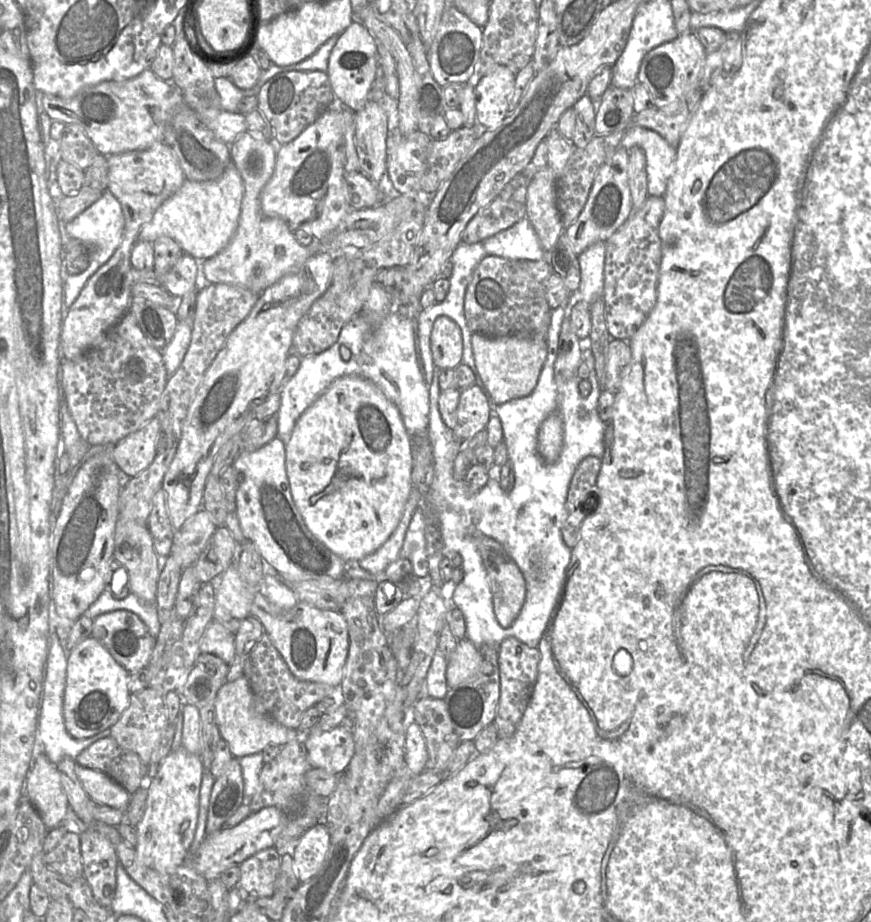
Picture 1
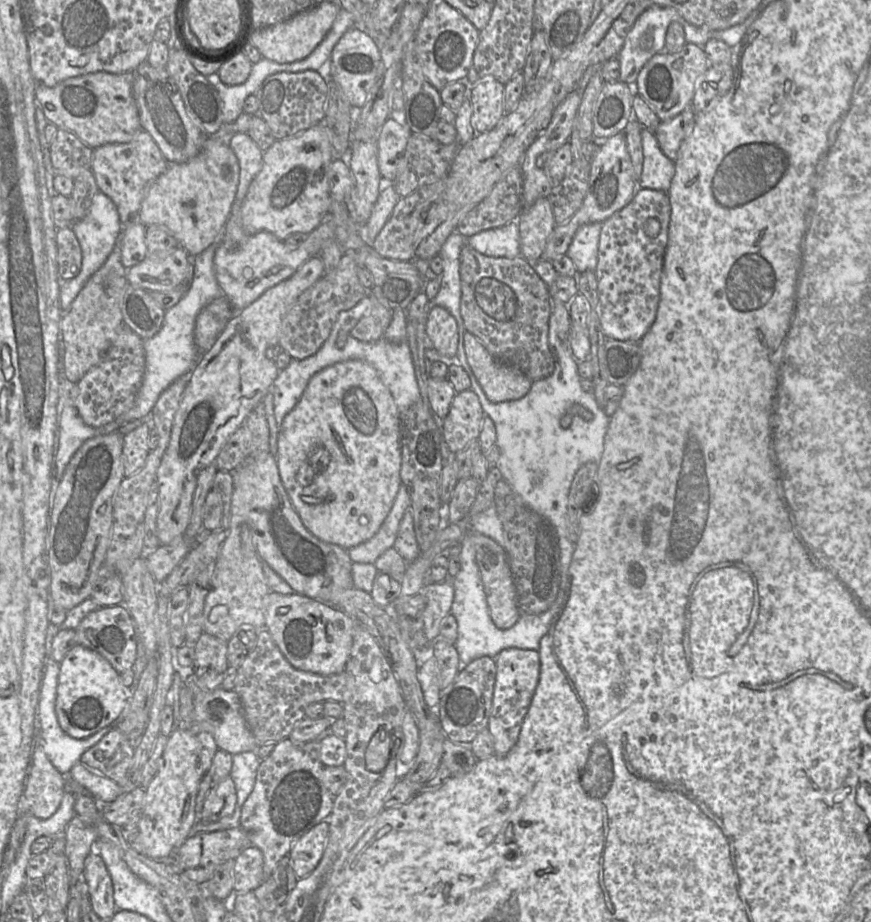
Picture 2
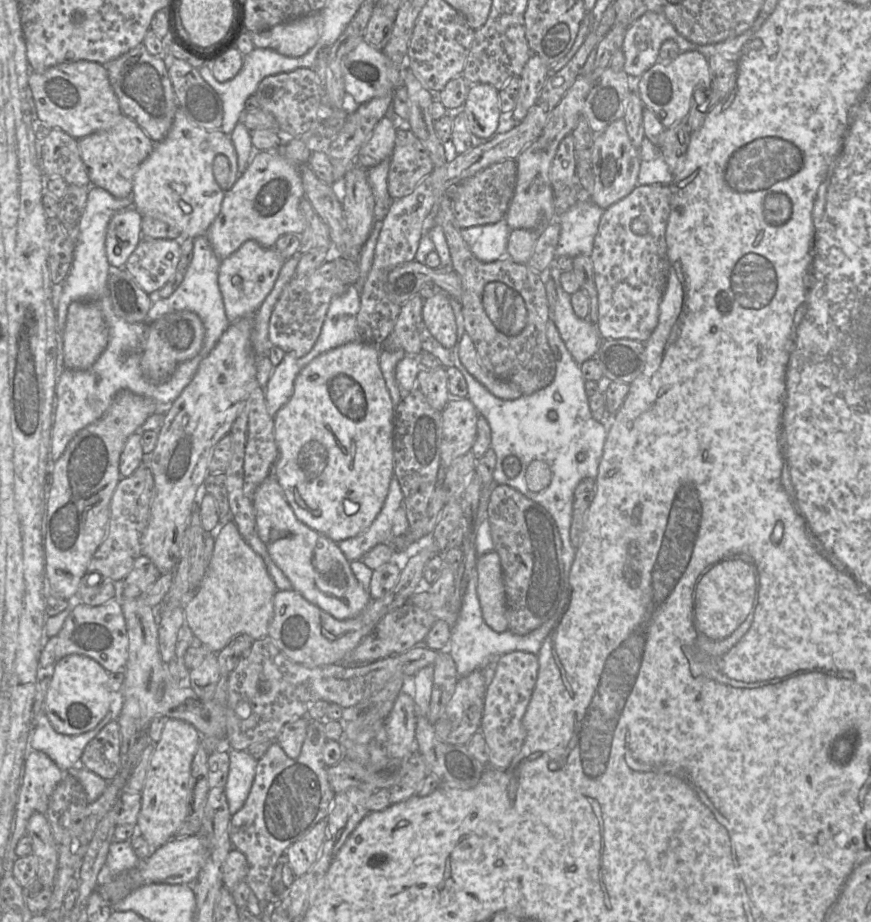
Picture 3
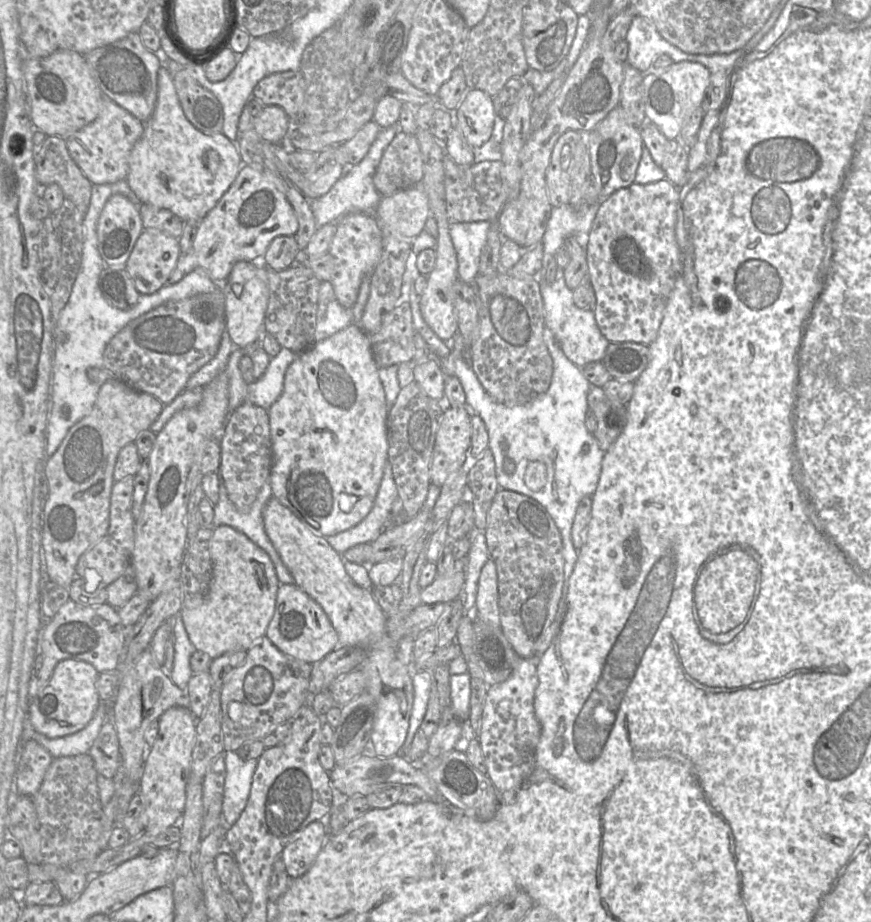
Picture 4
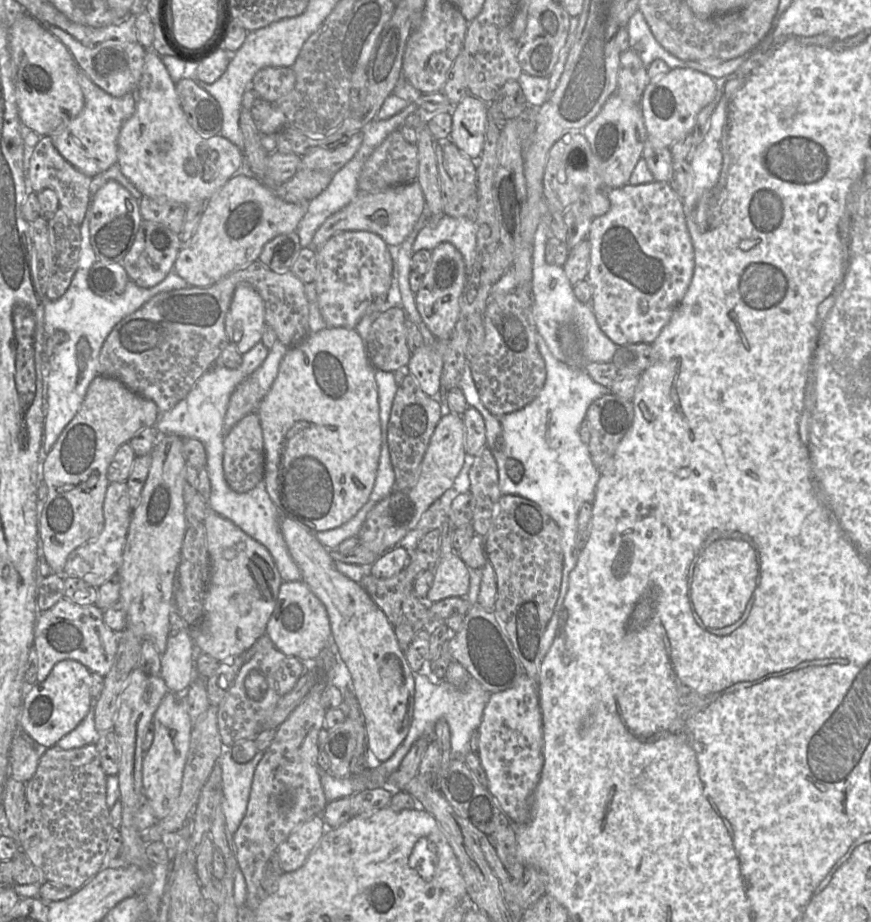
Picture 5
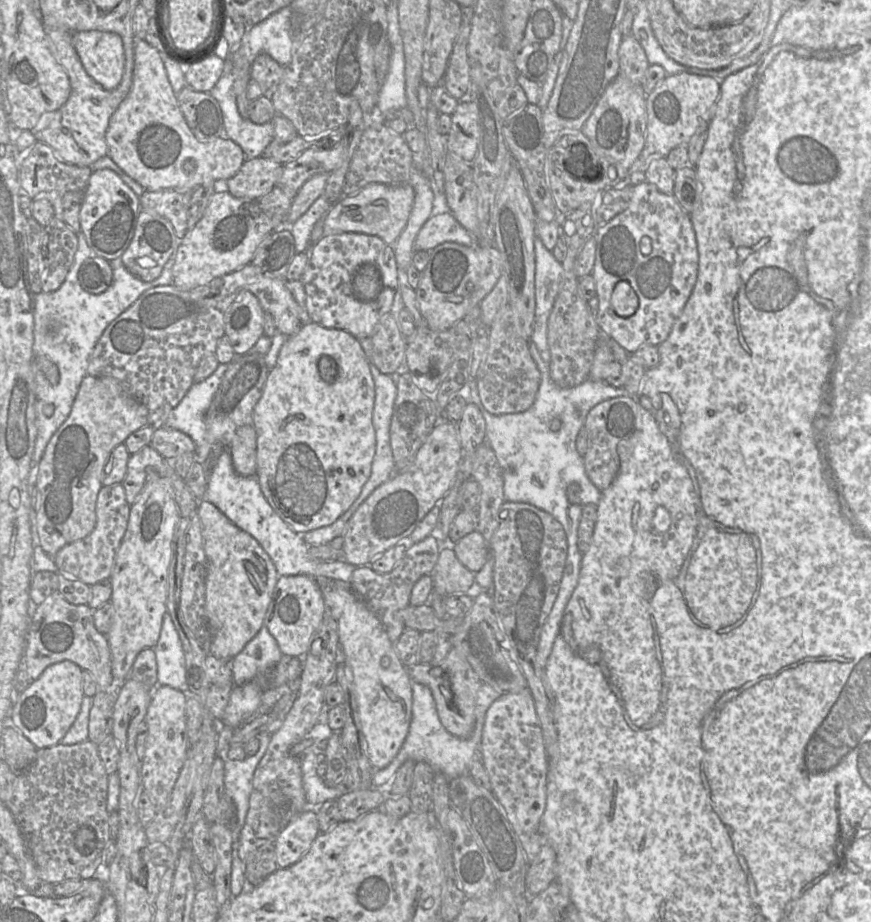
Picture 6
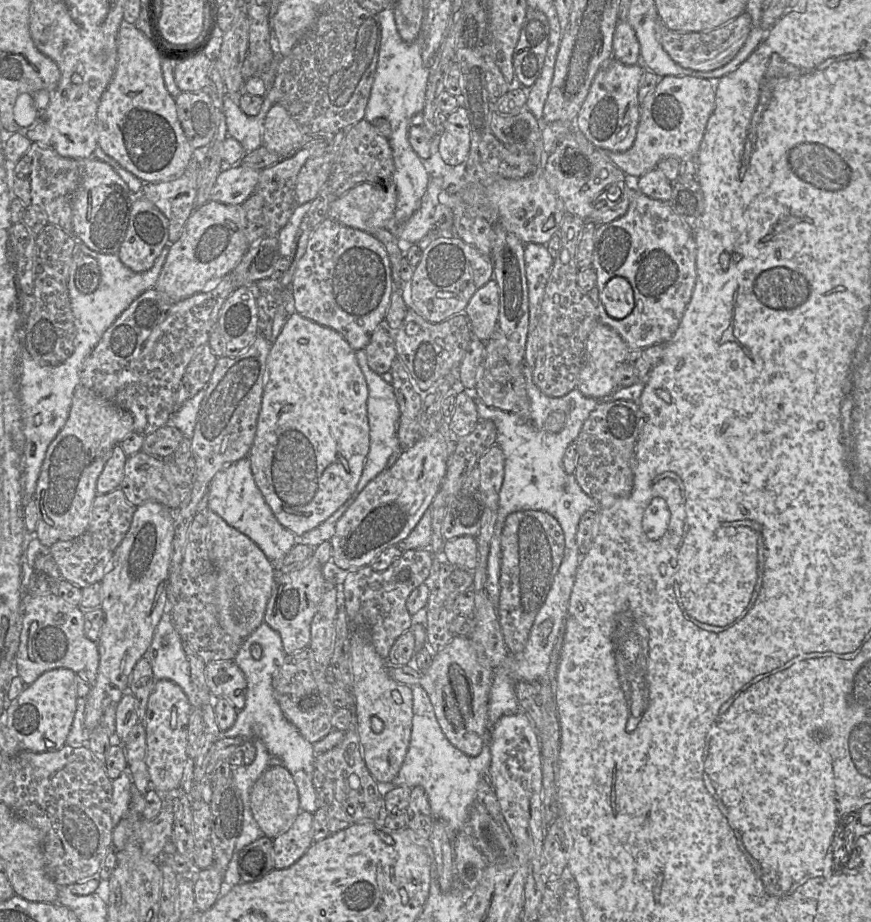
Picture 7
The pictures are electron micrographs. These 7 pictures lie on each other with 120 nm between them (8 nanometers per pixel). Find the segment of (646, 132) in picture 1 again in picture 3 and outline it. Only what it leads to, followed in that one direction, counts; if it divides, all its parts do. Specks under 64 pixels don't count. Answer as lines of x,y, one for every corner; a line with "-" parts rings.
644,137
639,151
638,185
670,185
674,175
665,162
658,146
654,145
647,137

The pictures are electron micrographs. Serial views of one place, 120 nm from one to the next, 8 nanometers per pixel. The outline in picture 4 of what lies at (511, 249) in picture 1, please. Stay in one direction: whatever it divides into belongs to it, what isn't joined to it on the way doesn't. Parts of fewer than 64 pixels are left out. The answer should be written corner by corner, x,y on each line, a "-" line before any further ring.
450,222
449,233
457,254
458,279
473,284
487,233
495,222

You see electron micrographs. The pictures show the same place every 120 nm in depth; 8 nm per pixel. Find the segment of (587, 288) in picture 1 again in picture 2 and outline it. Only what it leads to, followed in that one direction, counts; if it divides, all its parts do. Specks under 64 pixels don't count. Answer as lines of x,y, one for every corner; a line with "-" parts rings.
602,223
582,225
575,233
566,255
573,261
578,273
595,271

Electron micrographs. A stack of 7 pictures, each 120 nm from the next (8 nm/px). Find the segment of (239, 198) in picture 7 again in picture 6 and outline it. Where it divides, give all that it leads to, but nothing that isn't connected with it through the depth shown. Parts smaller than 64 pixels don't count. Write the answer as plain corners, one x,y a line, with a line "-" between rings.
264,156
246,158
238,172
226,180
227,191
243,200
257,200
268,193
280,178
283,165

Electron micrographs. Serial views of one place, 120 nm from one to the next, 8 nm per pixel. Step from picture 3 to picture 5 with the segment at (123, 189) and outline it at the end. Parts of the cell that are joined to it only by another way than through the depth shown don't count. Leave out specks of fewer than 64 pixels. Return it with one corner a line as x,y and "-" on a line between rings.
82,70
78,72
78,83
85,100
82,111
46,136
50,136
54,147
65,160
93,178
117,164
118,136
124,122
135,111
135,93
114,97
95,85

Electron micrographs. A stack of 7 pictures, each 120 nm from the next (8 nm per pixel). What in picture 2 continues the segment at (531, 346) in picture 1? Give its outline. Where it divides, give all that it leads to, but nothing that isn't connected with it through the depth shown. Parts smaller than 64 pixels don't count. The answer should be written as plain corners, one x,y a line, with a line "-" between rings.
469,331
464,334
467,362
476,380
492,403
523,398
531,389
531,381
518,368
493,358

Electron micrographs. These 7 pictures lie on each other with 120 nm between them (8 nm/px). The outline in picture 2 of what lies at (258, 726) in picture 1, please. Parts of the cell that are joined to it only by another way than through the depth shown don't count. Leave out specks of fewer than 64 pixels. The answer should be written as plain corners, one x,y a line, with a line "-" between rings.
221,687
213,691
202,690
193,696
193,703
193,723
207,722
212,726
218,749
231,755
255,750
255,738
246,724
240,699
234,690
227,691

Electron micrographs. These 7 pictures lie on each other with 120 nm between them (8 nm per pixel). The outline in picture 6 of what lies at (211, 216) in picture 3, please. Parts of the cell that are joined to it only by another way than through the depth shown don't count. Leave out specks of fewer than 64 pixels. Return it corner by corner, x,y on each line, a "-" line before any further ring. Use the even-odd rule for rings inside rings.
136,39
134,46
133,80
130,92
112,114
106,131
108,156
128,176
138,182
145,190
177,190
192,192
202,184
212,184
217,180
233,177
246,159
241,147
229,139
224,133
210,141
196,139
187,125
178,105
176,94
168,80
160,52
144,39
-
186,160
195,161
195,170
186,173
183,165

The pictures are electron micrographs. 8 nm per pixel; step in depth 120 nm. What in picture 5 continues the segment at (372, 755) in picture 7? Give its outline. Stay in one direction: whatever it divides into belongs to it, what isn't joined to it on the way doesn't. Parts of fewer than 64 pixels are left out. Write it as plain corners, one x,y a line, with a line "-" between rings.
281,517
280,530
288,552
300,569
301,580
325,606
332,638
338,647
338,655
348,667
355,698
361,708
366,729
366,745
374,762
387,761
408,734
414,709
414,674
408,665
404,652
400,649
394,627
383,611
375,604
364,588
340,573
335,567
329,550
323,546
315,534
306,531
306,526
294,520

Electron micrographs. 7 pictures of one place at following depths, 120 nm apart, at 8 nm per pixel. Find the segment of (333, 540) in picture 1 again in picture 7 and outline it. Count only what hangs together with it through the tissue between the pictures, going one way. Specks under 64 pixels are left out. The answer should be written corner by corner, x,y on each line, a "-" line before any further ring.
297,312
290,315
276,341
271,345
266,362
265,386
261,408
257,419
257,428
248,459
256,486
270,507
278,522
296,537
314,529
327,520
353,494
363,472
369,452
370,430
367,416
368,386
365,376
358,364
356,351
336,330
324,327
302,317

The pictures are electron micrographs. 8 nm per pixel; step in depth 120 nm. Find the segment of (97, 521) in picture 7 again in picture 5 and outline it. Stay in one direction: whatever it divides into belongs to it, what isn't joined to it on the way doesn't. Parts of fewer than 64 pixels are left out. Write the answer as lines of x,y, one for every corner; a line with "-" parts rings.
126,481
109,482
103,503
103,516
104,528
102,532
94,540
73,550
67,557
63,571
64,576
81,578
95,588
99,588
117,576
123,563
123,551
132,517

